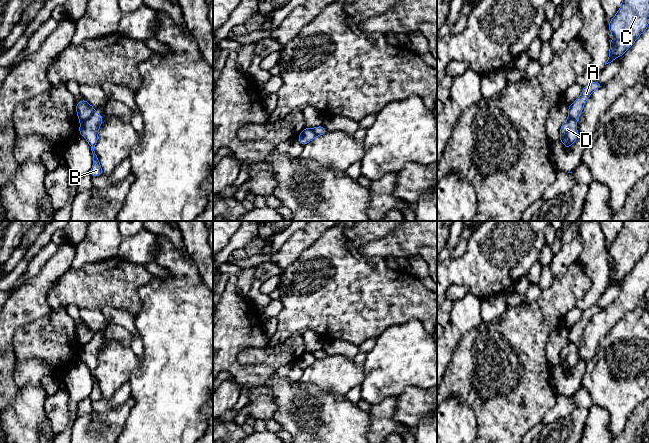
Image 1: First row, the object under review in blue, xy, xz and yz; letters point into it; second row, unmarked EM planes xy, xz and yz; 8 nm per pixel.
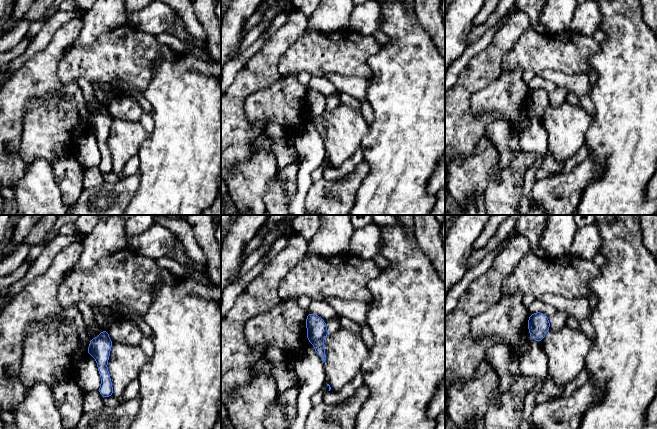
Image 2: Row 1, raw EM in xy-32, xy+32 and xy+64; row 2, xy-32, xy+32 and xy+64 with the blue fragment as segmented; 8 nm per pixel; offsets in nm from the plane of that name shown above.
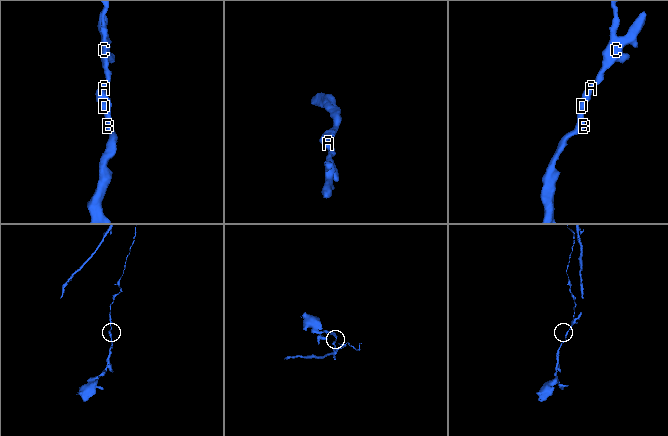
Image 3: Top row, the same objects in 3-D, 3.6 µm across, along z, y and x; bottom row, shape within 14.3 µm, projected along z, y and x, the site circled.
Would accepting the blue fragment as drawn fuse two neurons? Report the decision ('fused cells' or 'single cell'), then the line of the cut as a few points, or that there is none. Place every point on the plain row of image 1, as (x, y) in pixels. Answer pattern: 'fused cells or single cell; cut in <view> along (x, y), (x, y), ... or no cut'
fused cells; cut in xy along (94, 333), (80, 347)

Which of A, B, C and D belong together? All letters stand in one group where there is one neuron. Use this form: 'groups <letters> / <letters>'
groups A C / B D

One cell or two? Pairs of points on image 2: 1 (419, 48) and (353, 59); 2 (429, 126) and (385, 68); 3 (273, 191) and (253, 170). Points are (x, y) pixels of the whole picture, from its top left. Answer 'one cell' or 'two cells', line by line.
1: two cells
2: one cell
3: two cells

